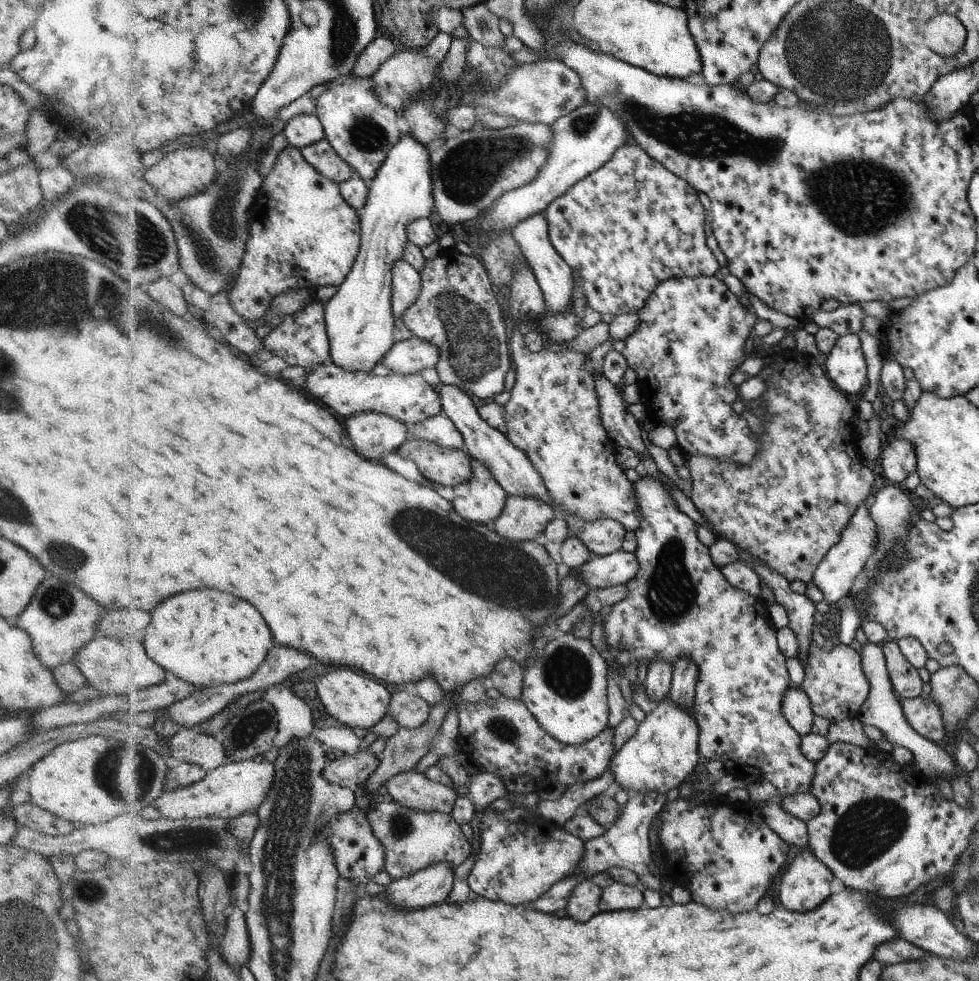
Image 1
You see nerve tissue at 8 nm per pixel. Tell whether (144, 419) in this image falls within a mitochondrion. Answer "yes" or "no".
no

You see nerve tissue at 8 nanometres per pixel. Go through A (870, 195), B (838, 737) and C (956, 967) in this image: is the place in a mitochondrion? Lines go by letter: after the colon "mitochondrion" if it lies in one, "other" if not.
A: mitochondrion
B: other
C: other

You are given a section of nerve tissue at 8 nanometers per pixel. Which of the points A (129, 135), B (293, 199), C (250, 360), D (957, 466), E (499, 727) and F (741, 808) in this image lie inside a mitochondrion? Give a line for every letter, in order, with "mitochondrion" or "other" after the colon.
A: other
B: other
C: other
D: other
E: mitochondrion
F: other

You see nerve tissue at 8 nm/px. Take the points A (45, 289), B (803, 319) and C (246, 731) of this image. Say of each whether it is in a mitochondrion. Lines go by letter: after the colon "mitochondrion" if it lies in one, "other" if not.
A: mitochondrion
B: other
C: mitochondrion

